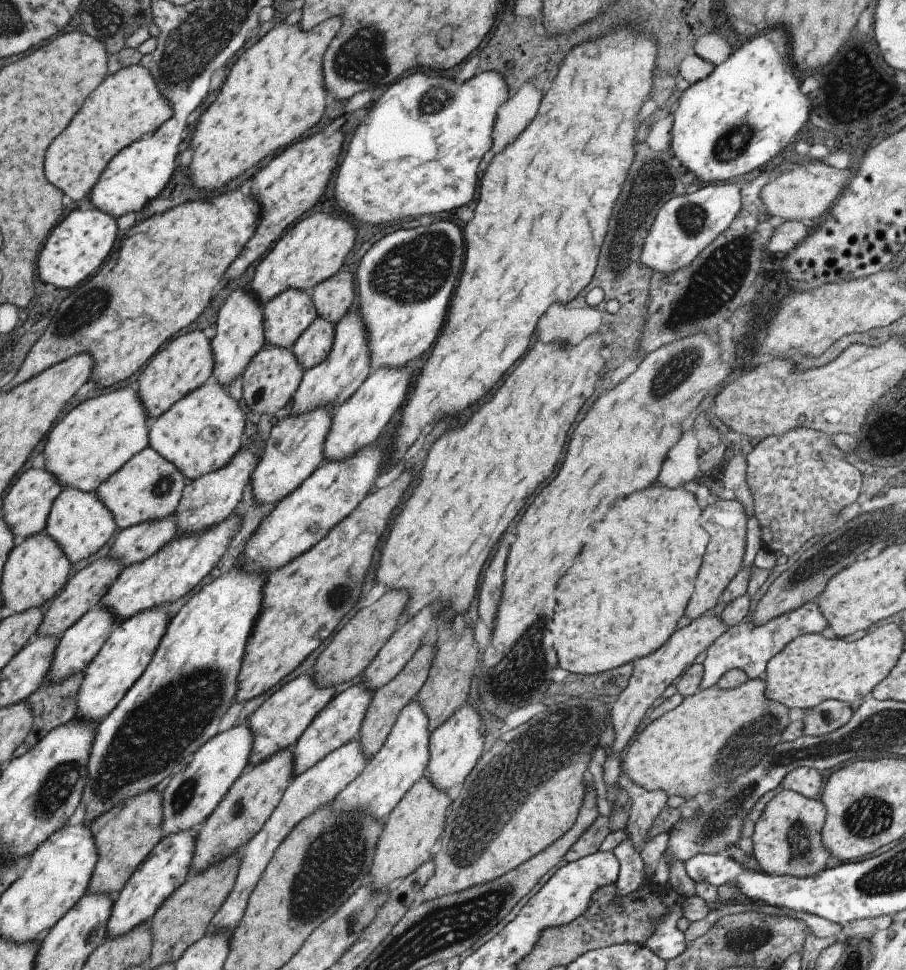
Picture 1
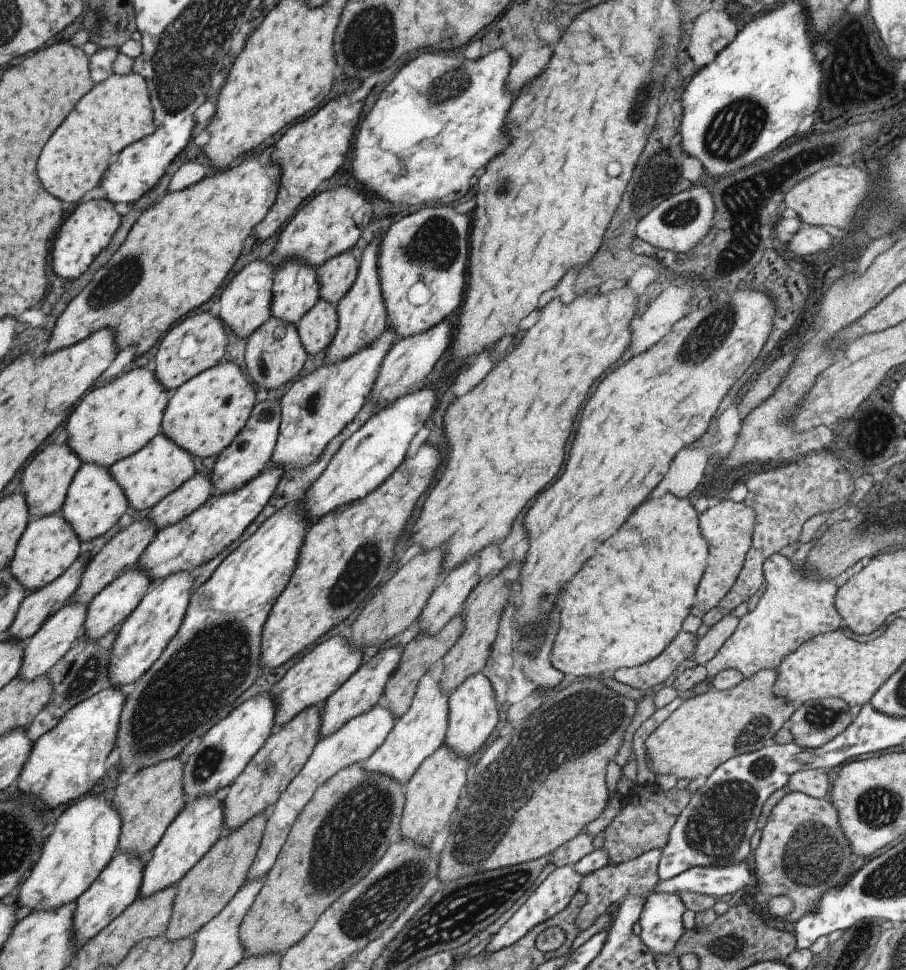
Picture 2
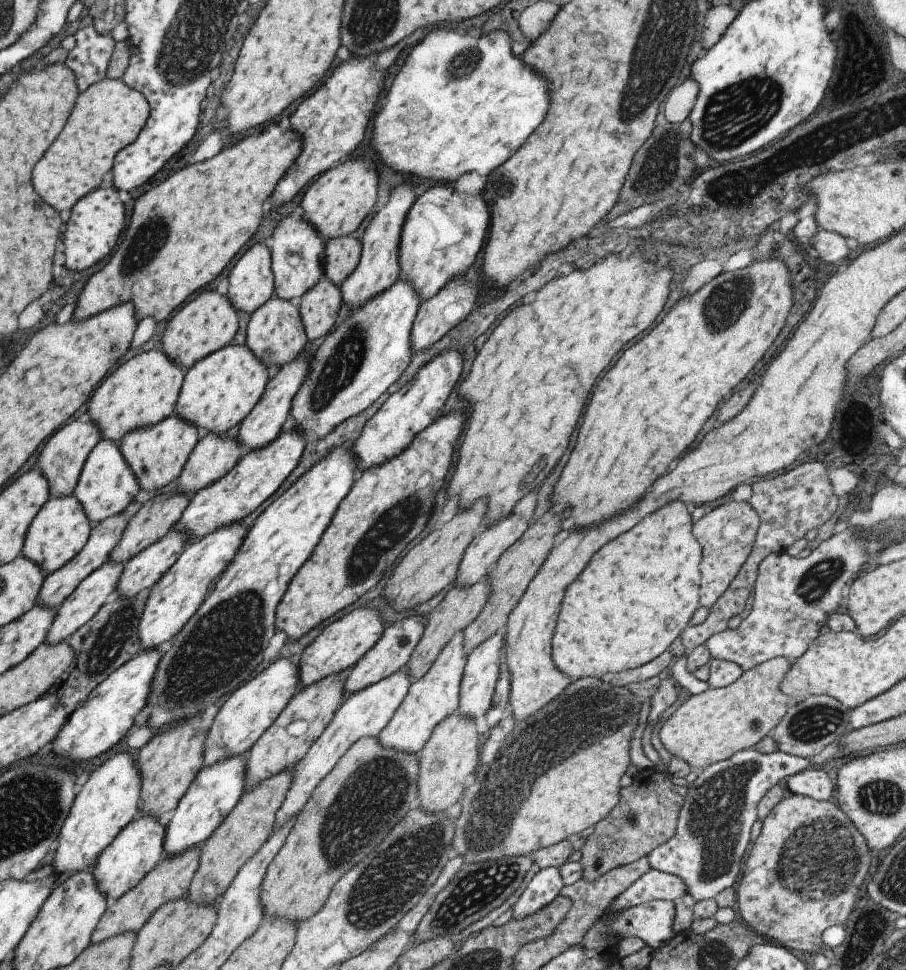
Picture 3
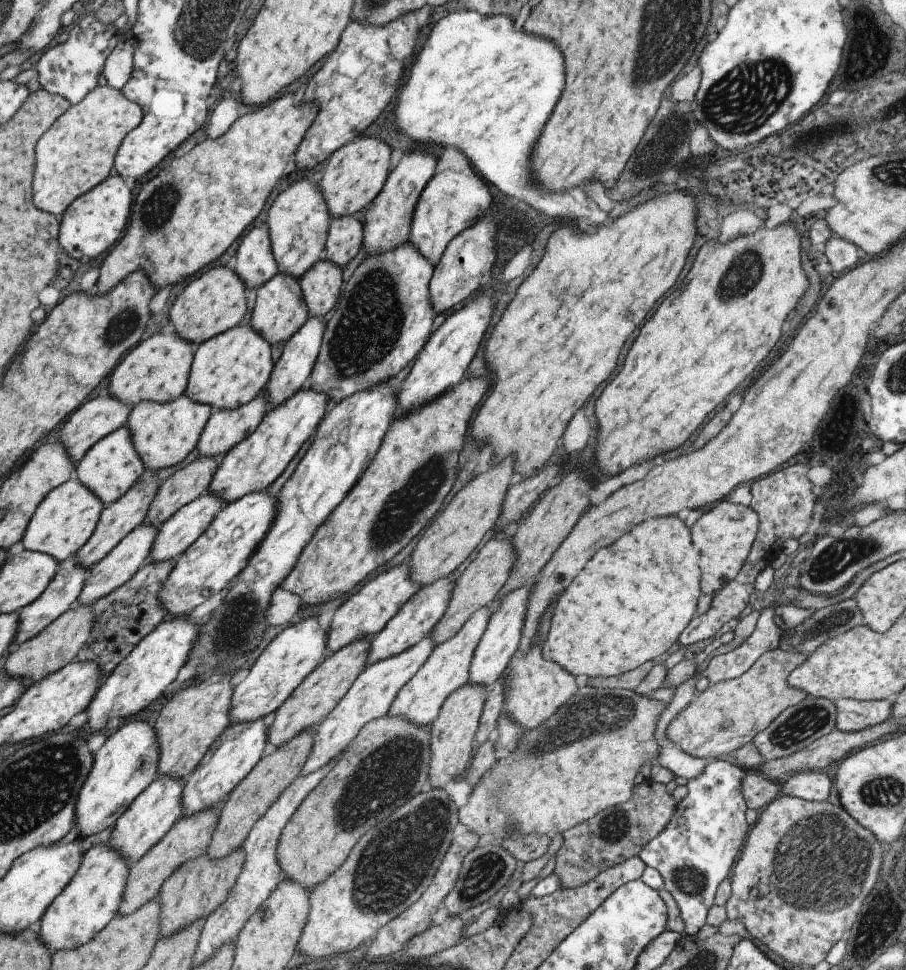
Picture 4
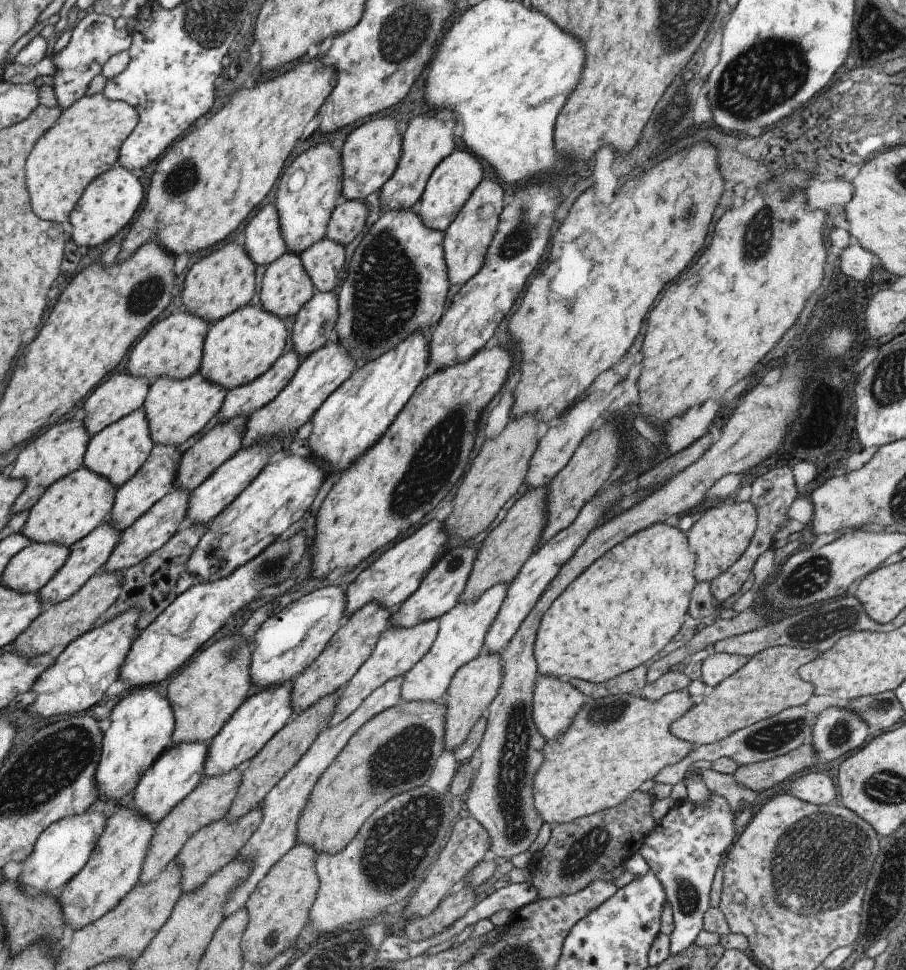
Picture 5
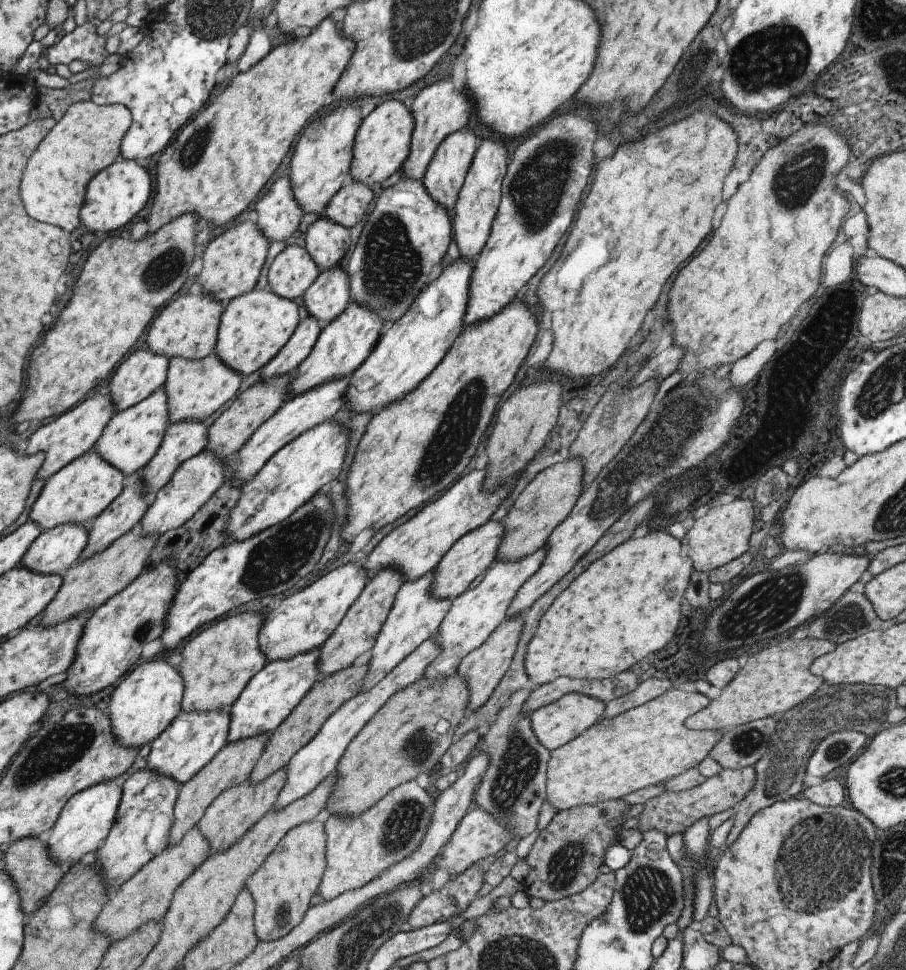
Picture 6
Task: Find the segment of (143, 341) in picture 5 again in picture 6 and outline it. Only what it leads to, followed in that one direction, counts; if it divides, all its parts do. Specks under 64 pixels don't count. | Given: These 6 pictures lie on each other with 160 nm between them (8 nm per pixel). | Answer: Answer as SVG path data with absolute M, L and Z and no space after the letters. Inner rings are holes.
M207 295L177 297L159 309L152 318L145 334L145 348L166 359L177 357L185 361L196 361L209 356L213 350L216 329L223 312L223 303L210 299Z

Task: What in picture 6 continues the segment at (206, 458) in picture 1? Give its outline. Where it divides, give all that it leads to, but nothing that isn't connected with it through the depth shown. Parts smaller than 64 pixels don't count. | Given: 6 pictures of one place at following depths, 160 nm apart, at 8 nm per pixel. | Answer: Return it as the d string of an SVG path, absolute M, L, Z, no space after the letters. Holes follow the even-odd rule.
M254 288L224 304L212 352L229 370L241 377L247 376L259 370L281 350L298 324L299 312L295 302L278 297L267 288Z

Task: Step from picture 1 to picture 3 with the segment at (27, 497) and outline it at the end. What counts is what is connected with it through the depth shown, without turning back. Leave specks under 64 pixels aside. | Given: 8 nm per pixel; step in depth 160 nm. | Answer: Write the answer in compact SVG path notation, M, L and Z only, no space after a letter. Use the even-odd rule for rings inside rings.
M81 416L81 420L79 418L73 420L67 426L63 426L61 430L57 430L49 438L49 442L45 440L45 444L39 452L37 467L47 481L49 498L63 498L72 494L84 460L99 440L98 430L85 416Z

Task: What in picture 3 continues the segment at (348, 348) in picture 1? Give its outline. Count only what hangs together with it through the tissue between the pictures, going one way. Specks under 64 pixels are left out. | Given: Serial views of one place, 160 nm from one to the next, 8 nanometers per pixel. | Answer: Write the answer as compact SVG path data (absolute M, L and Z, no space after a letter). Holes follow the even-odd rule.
M399 186L391 191L385 206L373 216L369 225L364 230L360 239L360 257L355 270L338 286L343 302L343 310L359 309L367 301L375 299L378 294L385 292L393 283L398 280L397 253L399 233L409 210L413 204L413 188Z

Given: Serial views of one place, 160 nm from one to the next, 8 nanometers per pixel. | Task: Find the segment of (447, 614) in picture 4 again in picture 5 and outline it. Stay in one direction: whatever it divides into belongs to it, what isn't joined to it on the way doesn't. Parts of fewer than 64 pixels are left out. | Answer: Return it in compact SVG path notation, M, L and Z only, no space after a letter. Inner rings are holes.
M547 485L541 488L529 488L524 492L523 496L517 499L511 508L507 510L507 514L503 520L485 536L471 574L467 578L465 588L458 598L458 602L475 602L487 588L491 588L495 584L511 583L511 580L517 576L517 572L521 570L527 558L535 551L535 546L543 532L545 526L545 496L547 496Z

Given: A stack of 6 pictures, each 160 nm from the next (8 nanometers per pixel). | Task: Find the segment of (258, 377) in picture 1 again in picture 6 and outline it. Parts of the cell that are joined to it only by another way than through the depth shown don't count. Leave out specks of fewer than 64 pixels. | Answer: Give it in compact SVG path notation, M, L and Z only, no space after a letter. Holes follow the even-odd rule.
M296 245L283 247L269 264L266 286L278 297L292 300L302 296L319 273L316 264L304 248Z

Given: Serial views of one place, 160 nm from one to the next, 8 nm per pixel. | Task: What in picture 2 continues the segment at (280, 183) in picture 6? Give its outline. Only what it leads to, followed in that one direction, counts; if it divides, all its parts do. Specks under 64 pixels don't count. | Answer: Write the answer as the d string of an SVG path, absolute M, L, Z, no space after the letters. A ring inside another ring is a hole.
M252 261L232 278L219 296L219 316L223 325L231 329L238 339L245 339L270 318L273 268L270 263Z

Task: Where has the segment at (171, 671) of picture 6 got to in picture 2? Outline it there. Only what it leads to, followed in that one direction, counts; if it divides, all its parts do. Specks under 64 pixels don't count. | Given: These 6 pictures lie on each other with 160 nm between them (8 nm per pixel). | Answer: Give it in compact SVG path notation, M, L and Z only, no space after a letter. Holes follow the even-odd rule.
M105 787L98 788L94 793L89 793L87 796L71 803L61 812L57 822L55 822L53 831L48 834L46 841L42 844L41 854L29 869L29 876L17 886L14 901L17 907L25 906L25 908L29 908L30 912L57 909L76 901L89 888L89 885L113 858L118 848L117 839L121 821L110 805L109 796L110 793Z

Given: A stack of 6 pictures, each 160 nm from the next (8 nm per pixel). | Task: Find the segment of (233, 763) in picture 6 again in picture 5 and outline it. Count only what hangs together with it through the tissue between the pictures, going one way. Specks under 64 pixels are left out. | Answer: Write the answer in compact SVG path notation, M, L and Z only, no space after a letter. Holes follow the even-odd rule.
M249 760L241 762L237 768L225 772L225 774L201 778L197 786L185 796L185 799L177 802L177 806L173 806L154 825L153 838L149 842L147 854L143 858L143 866L141 866L141 874L139 874L138 882L147 884L149 880L156 878L161 874L161 870L167 866L167 862L176 858L176 855L181 851L183 844L185 844L189 836L193 836L199 828L209 826L209 824L217 822L219 818L224 818L237 792L239 782L241 782L241 774L243 774L243 770L247 766L249 766Z

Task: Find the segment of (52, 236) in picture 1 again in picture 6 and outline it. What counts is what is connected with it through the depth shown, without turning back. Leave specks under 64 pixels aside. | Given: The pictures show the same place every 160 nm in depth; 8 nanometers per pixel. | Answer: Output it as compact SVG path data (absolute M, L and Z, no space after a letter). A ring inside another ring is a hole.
M117 158L86 184L83 204L78 212L80 223L89 232L113 232L129 222L149 202L149 194L151 180L145 168L140 168L132 160Z

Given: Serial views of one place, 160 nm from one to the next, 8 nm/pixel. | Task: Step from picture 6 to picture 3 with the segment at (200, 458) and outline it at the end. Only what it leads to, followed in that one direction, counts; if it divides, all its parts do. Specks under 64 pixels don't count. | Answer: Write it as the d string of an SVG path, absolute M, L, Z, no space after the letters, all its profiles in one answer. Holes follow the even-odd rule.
M107 560L98 569L95 569L83 578L75 587L75 590L59 605L59 608L56 608L53 620L46 630L43 643L46 645L58 645L60 641L68 640L80 626L91 620L97 610L101 608L101 605L113 597L113 592L115 592L114 586L118 581L121 571L122 565L111 563Z

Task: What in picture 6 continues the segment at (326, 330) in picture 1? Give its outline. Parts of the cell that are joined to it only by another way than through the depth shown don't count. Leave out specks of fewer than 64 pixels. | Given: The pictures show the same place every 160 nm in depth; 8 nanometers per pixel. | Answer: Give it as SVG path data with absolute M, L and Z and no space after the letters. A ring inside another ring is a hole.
M321 216L305 232L304 249L319 272L338 266L351 240L348 230Z

